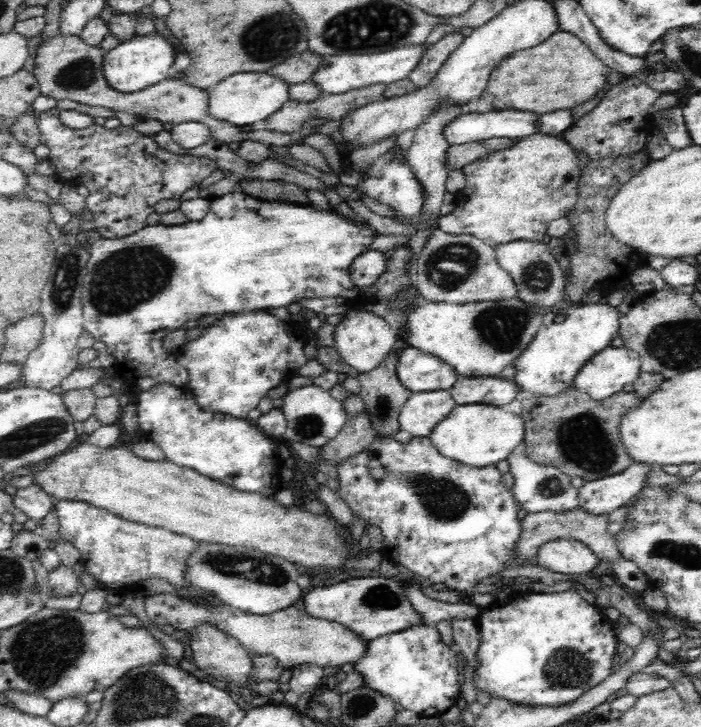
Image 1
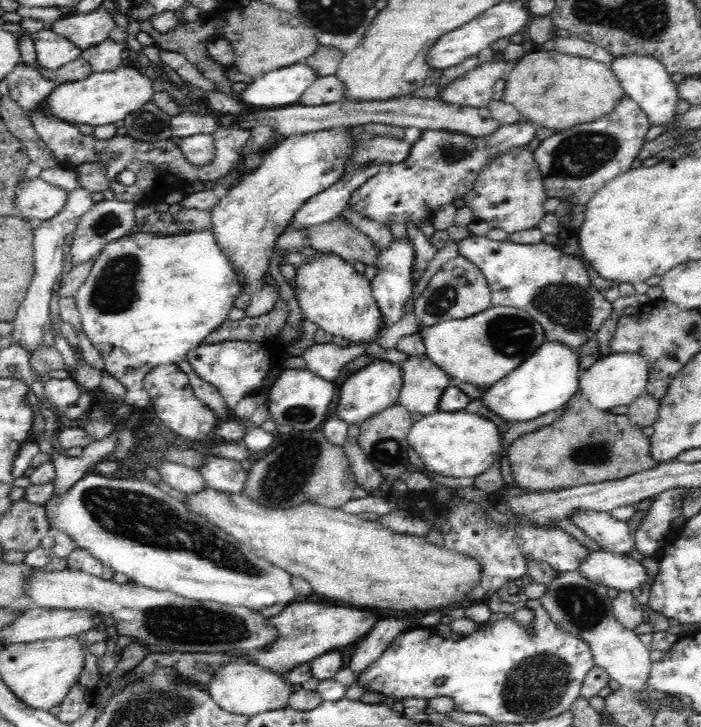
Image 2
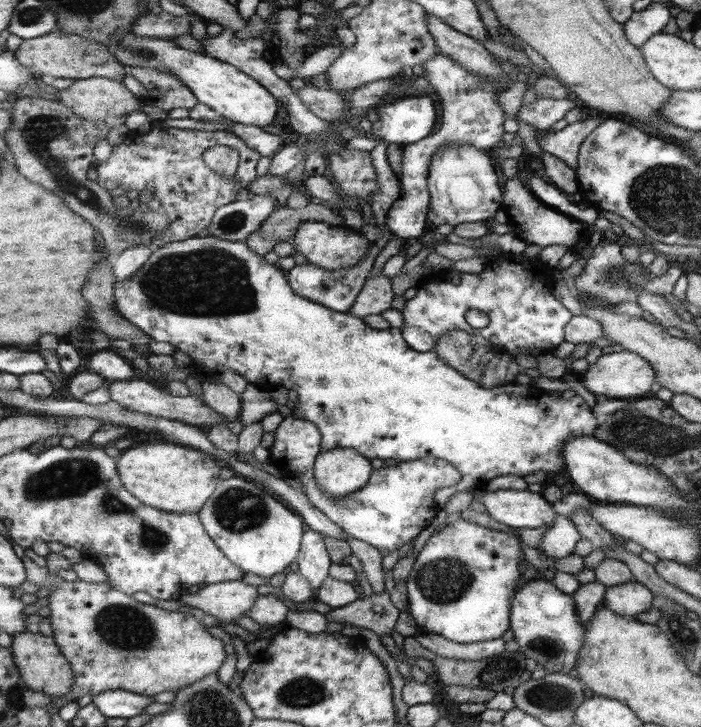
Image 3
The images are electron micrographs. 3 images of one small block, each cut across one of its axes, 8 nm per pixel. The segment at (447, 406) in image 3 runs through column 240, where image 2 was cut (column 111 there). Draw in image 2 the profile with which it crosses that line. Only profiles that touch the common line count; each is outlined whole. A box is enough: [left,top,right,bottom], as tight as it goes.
[74,229,274,452]

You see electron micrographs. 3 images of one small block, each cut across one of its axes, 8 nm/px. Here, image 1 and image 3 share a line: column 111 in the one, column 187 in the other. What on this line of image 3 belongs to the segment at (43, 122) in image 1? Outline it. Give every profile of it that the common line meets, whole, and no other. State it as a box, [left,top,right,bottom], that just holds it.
[92,125,260,248]

